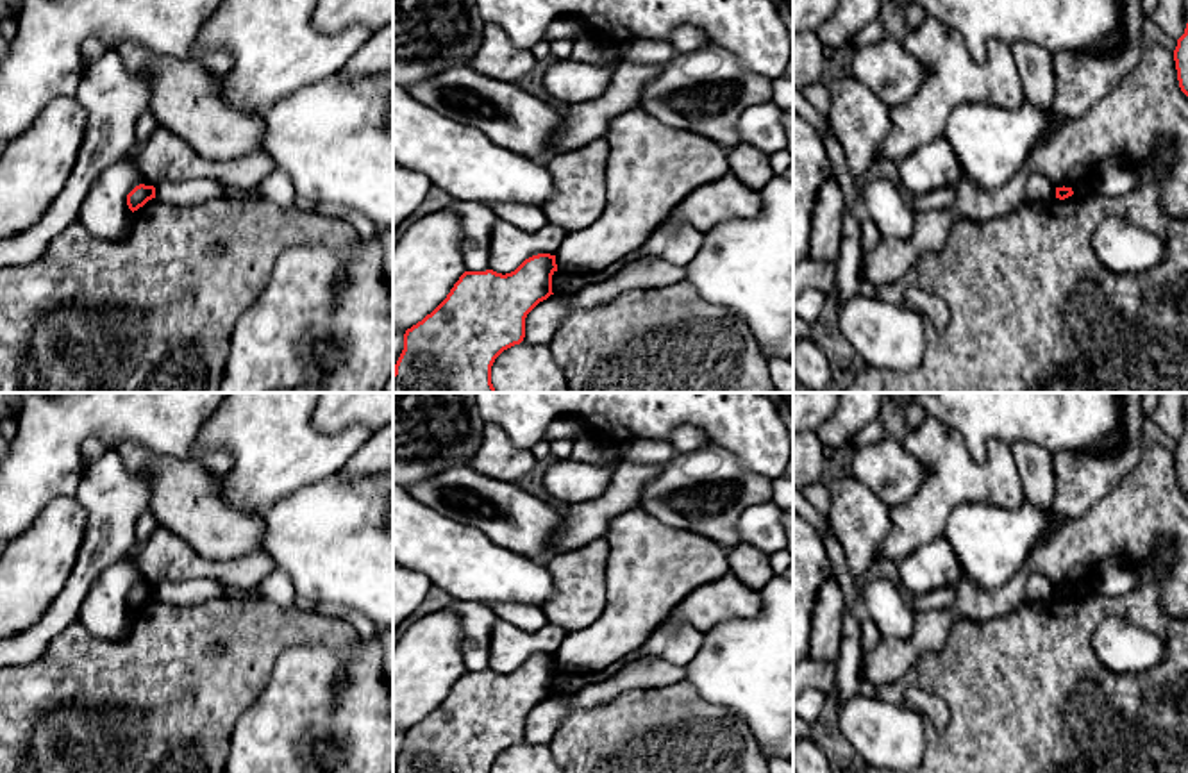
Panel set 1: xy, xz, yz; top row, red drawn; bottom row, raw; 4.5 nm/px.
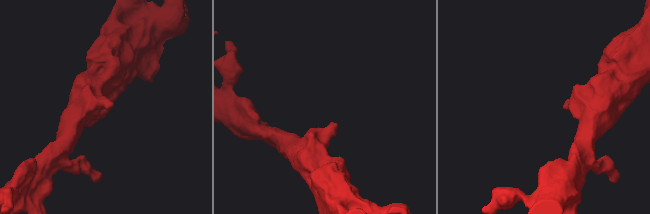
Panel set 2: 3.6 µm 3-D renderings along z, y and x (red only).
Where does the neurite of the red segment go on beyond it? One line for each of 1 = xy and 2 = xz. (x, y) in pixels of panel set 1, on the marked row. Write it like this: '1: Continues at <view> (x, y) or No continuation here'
1: No continuation here
2: No continuation here

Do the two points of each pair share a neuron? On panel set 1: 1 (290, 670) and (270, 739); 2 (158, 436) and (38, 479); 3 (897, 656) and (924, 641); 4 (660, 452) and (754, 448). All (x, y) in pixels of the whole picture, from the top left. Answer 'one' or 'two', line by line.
1: one
2: one
3: one
4: two

